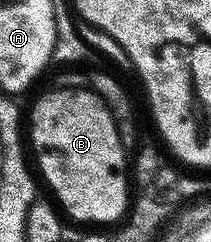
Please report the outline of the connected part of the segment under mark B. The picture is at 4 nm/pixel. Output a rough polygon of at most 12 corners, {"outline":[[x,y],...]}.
{"outline":[[94,90],[31,106],[35,162],[75,222],[128,213],[129,154]]}

